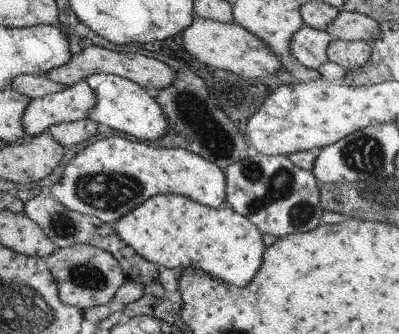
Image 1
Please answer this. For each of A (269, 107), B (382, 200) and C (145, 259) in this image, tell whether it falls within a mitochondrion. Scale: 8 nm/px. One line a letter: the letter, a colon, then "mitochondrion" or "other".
A: other
B: mitochondrion
C: other

